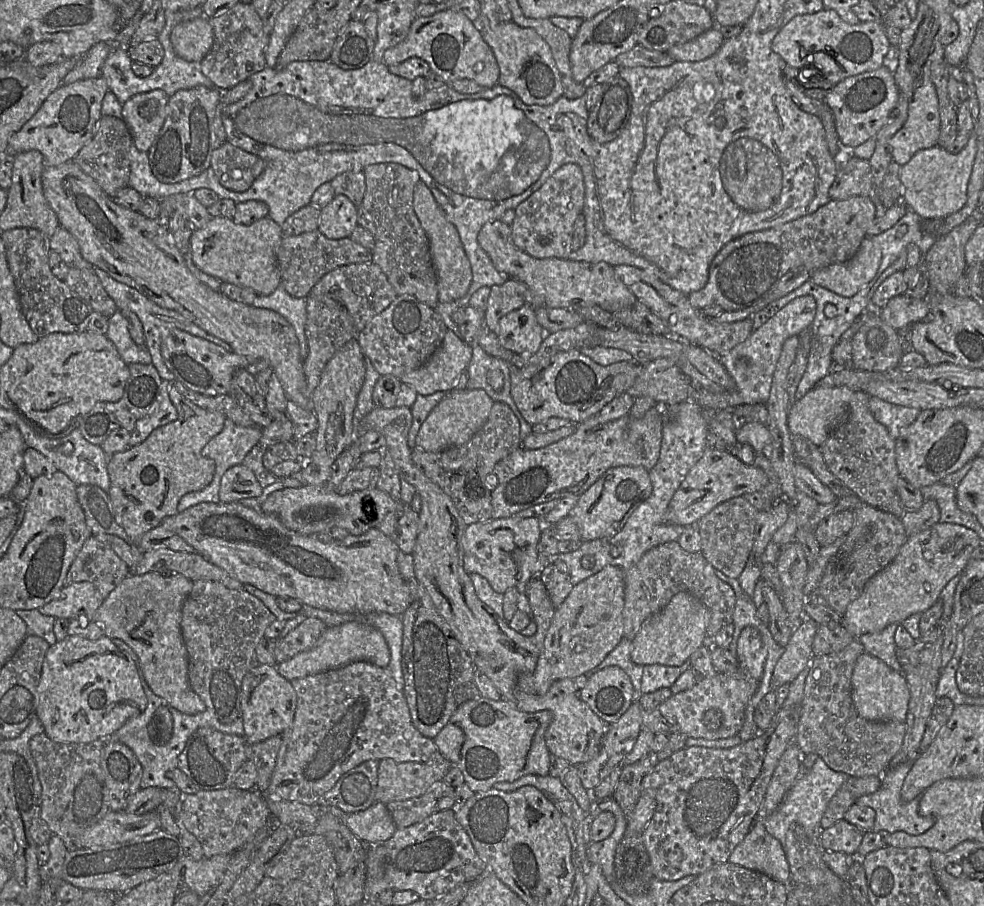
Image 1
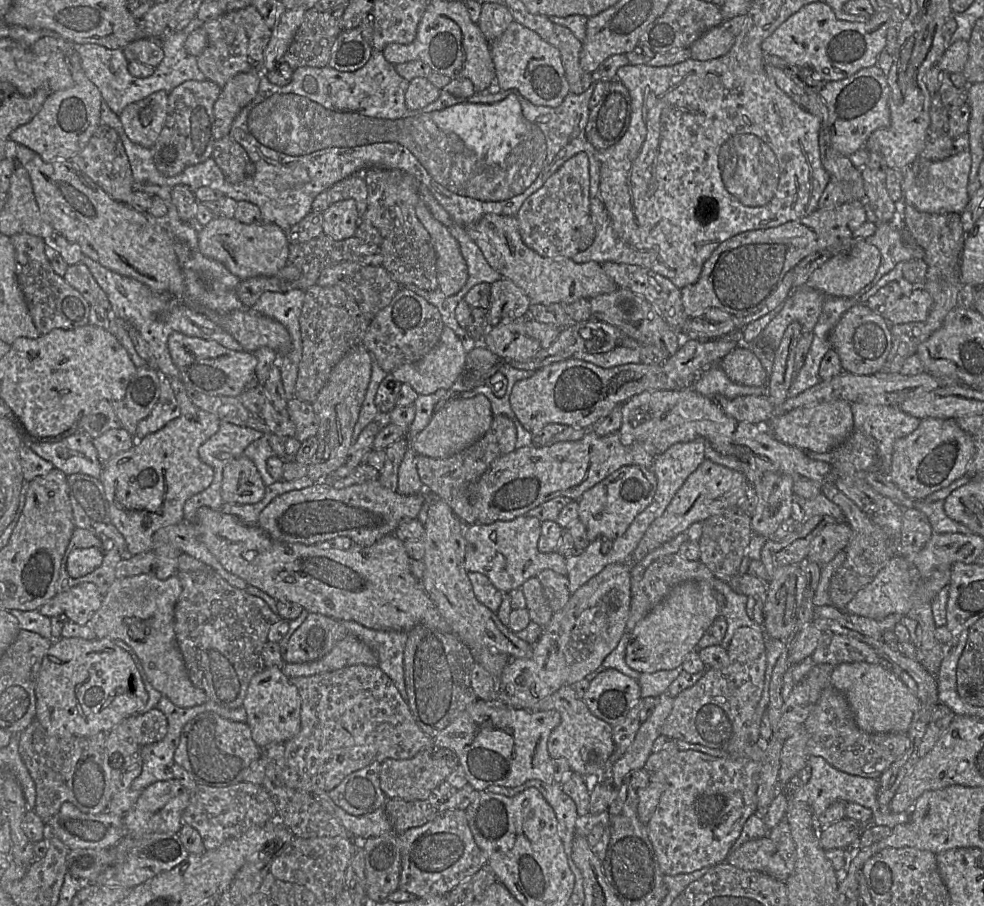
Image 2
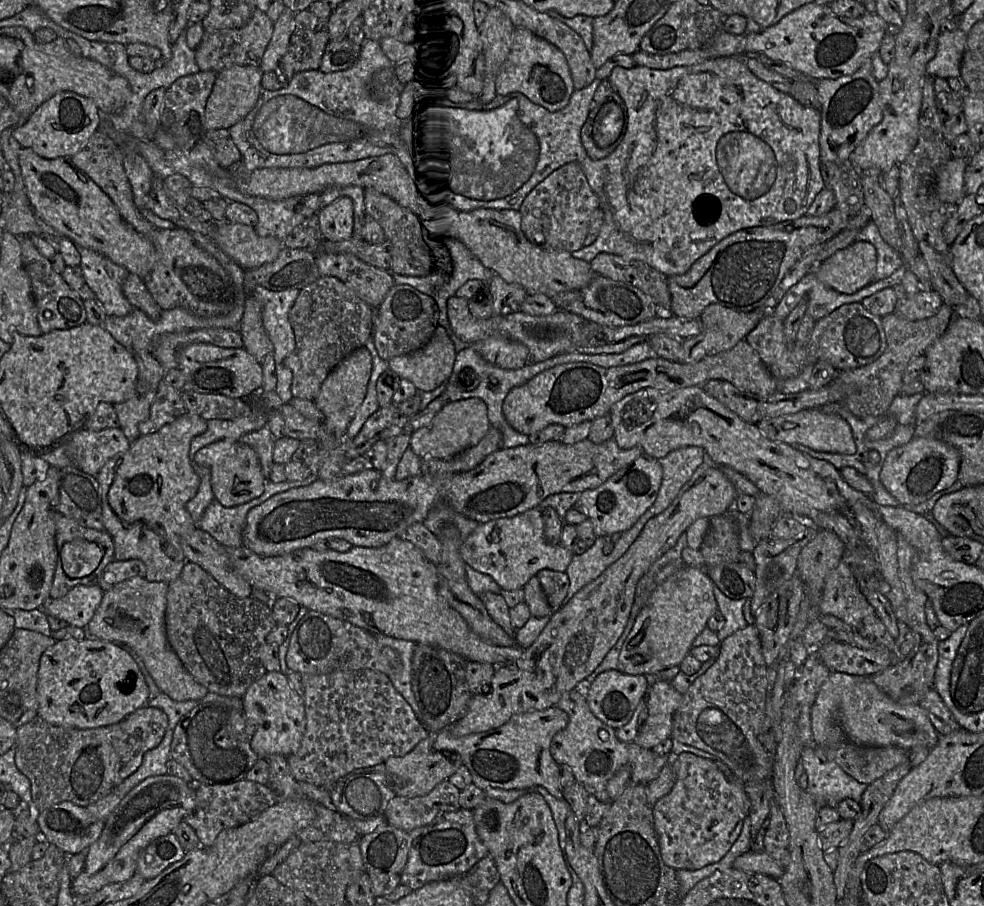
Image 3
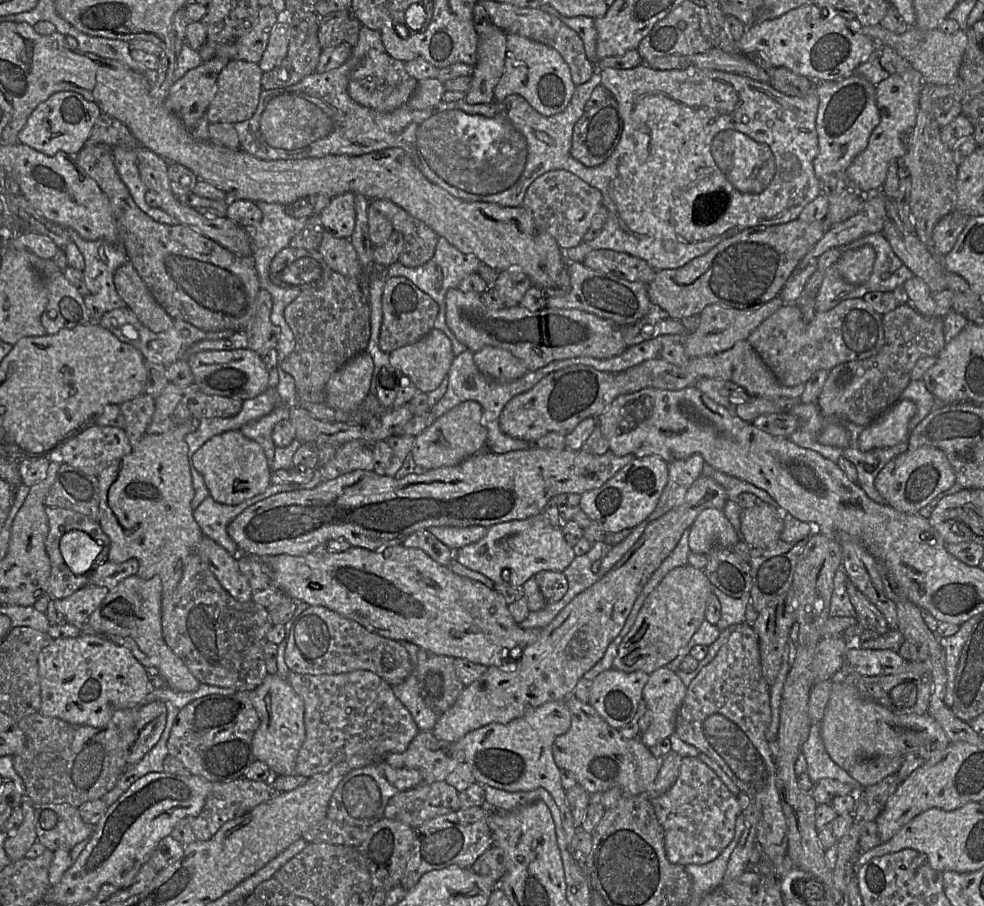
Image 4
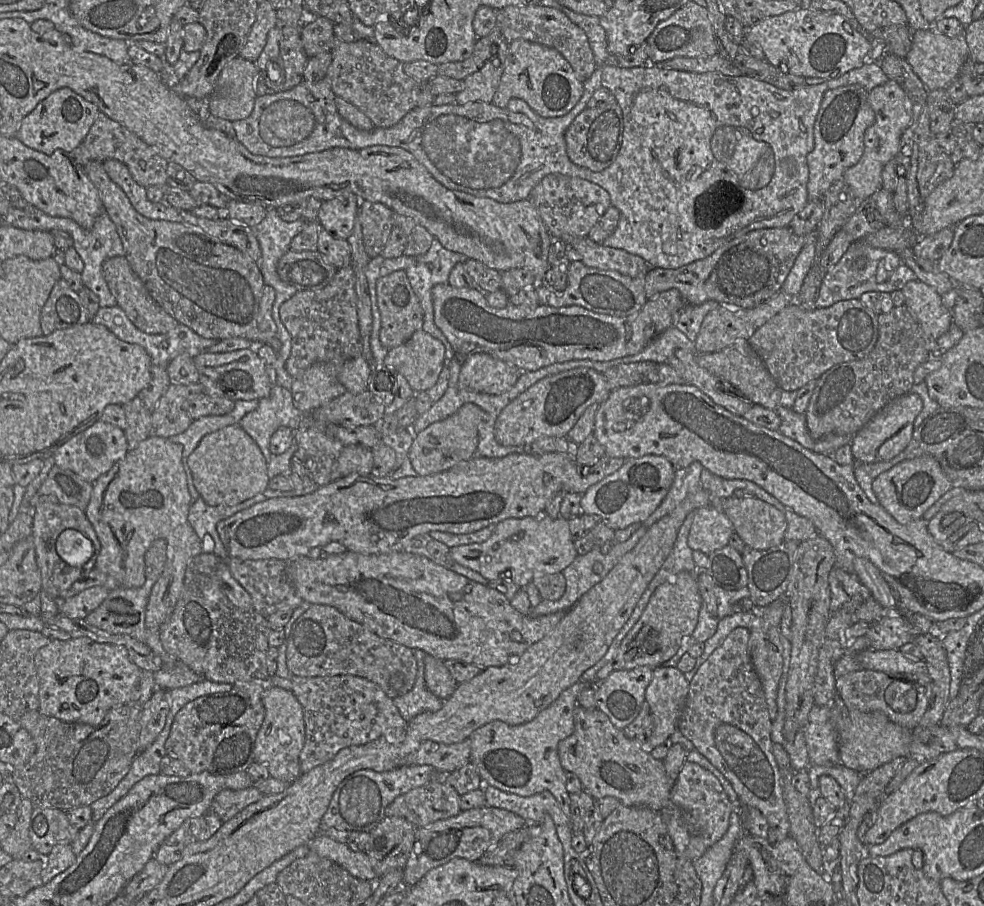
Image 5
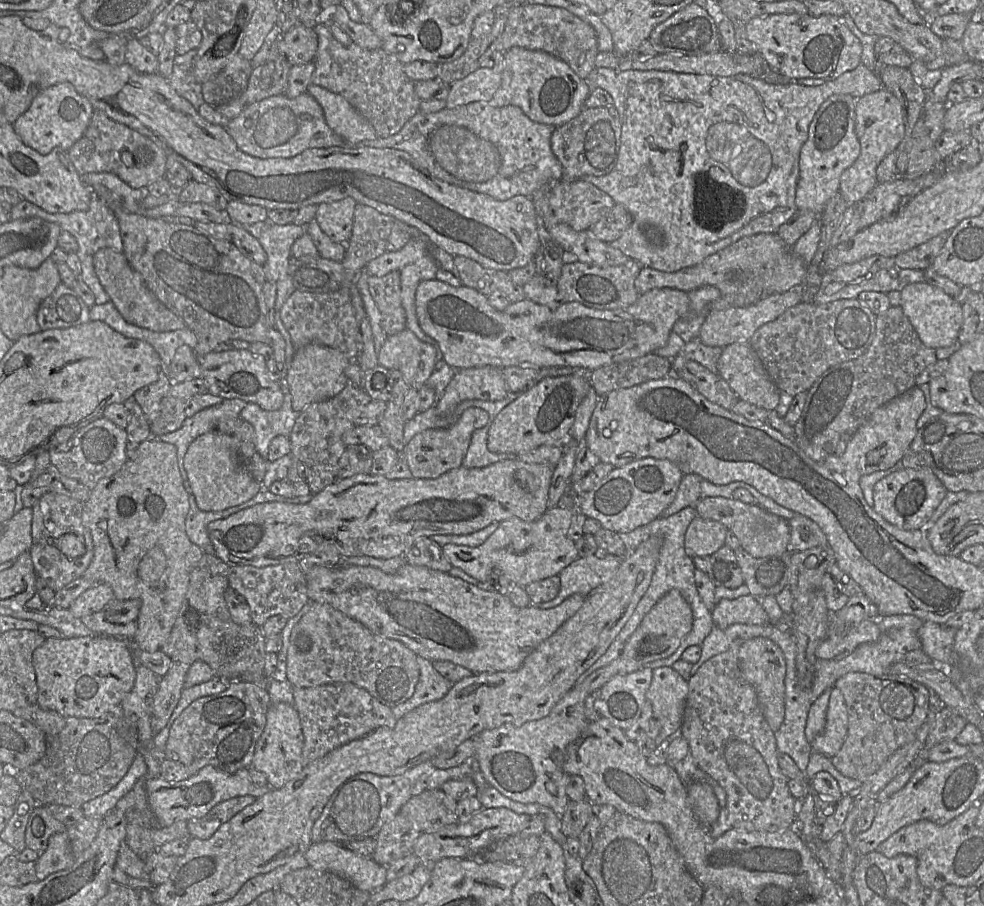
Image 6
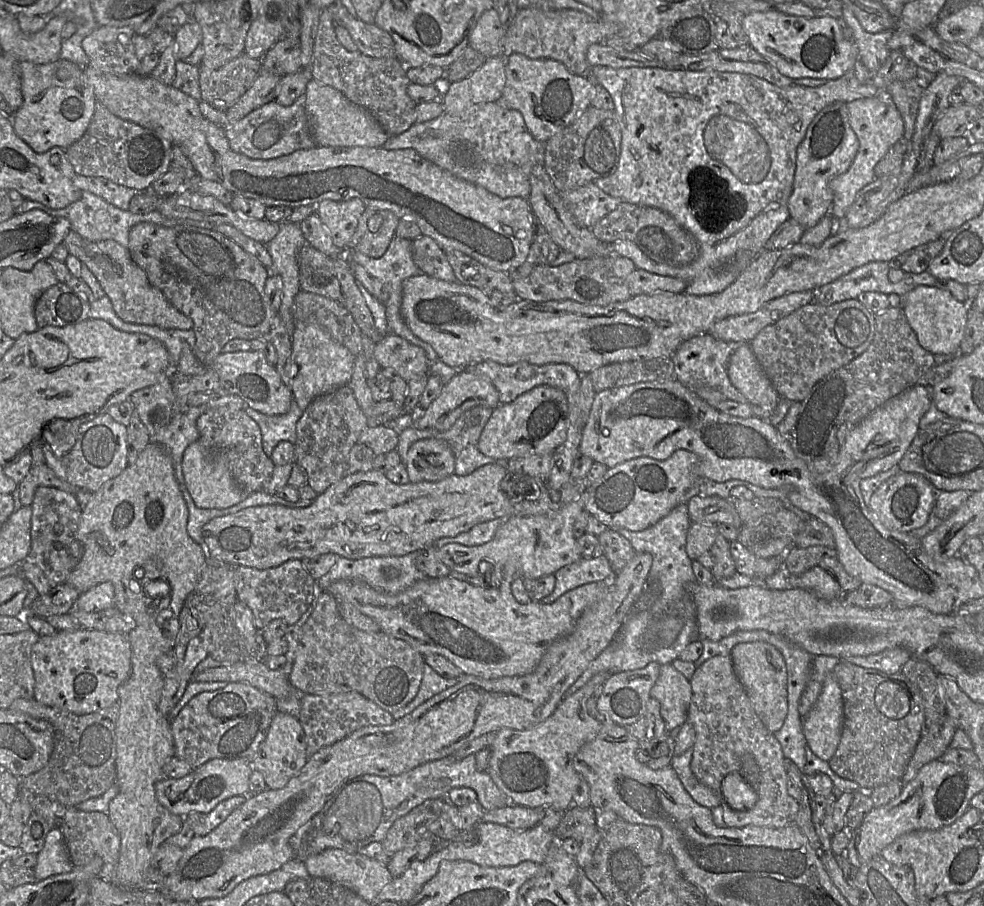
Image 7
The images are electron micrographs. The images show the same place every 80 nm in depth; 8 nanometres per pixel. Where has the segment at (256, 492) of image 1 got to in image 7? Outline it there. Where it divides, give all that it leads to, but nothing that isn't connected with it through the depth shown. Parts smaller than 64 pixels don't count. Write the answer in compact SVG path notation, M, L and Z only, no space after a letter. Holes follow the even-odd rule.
M194 442L186 448L182 457L182 472L186 489L200 509L229 508L248 495L235 483L223 462L215 462L212 458L208 458L208 453L199 442Z

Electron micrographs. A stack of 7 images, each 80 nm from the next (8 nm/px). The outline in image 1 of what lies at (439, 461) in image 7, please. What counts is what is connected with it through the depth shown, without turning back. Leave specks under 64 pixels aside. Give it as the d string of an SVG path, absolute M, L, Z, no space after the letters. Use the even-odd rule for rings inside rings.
M481 389L447 392L421 425L416 437L416 447L426 452L439 452L467 443L485 424L493 403L494 401Z

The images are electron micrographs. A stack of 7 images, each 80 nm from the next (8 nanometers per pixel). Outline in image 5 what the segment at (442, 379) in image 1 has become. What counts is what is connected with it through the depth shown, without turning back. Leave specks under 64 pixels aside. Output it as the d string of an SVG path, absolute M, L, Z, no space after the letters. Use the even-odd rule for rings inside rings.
M422 329L400 346L389 349L384 359L384 365L402 375L414 392L433 387L445 364L444 344Z

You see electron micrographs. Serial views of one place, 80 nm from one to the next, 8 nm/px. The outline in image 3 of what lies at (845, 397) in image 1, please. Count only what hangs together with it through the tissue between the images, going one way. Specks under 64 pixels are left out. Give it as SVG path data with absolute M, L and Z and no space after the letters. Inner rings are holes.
M804 409L794 414L767 418L756 425L767 438L776 442L801 444L819 452L854 454L856 451L848 422L839 415L824 414L819 409Z

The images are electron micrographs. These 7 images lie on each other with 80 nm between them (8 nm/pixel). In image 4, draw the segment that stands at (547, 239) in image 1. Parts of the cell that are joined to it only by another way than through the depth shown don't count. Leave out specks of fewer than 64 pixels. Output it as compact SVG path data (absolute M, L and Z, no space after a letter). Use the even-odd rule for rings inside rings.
M552 170L534 180L528 187L523 204L532 213L535 224L549 233L562 250L584 241L593 217L603 206L602 193L566 170Z

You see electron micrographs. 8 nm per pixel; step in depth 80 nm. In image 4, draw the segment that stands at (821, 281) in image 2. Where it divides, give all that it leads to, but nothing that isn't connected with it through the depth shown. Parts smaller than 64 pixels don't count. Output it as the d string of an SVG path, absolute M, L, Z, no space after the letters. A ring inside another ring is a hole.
M865 245L855 250L844 251L835 265L845 281L858 285L870 277L875 256L874 249Z

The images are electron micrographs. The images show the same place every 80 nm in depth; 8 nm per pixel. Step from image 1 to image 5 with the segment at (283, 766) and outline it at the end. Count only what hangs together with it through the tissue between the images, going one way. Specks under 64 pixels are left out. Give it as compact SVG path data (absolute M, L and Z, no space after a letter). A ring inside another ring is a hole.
M292 676L292 693L303 708L305 743L300 753L302 774L332 759L340 750L383 737L399 744L406 737L408 722L375 683L358 676Z

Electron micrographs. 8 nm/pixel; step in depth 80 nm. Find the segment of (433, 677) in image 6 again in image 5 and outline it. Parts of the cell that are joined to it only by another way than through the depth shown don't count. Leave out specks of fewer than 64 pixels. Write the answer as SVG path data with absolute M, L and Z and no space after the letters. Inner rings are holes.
M421 650L413 651L417 661L415 683L408 693L393 699L394 705L406 722L410 722L421 713L440 710L446 701L435 696L426 687L424 678L424 659L426 653Z

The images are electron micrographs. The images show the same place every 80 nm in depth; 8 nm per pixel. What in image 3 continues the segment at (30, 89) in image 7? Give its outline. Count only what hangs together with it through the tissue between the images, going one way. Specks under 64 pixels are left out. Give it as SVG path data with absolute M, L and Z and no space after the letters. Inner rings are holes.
M59 92L41 104L30 118L14 129L14 138L22 148L30 148L45 159L71 158L97 131L99 109L94 101L75 92Z

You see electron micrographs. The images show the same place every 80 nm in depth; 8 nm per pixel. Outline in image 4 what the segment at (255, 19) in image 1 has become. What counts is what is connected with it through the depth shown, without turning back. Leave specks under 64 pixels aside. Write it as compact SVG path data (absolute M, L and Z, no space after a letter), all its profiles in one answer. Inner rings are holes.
M261 6L252 28L233 42L216 43L206 40L198 50L203 62L215 57L259 63L267 47L278 14L270 6Z

